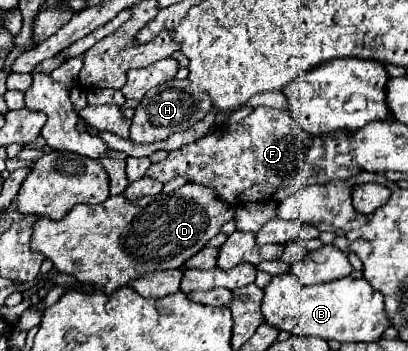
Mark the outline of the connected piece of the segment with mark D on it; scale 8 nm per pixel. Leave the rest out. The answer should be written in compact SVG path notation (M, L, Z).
M191 182L177 188L175 194L161 192L159 196L139 198L135 202L129 202L123 194L119 194L107 198L103 204L97 206L77 204L63 220L57 222L37 218L33 224L31 250L41 252L45 258L49 258L59 272L75 276L81 284L87 284L93 290L103 290L105 294L111 294L149 272L181 268L185 260L199 252L221 230L221 226L233 218L233 212L235 208L219 200L211 192L211 188L203 188L201 184Z

